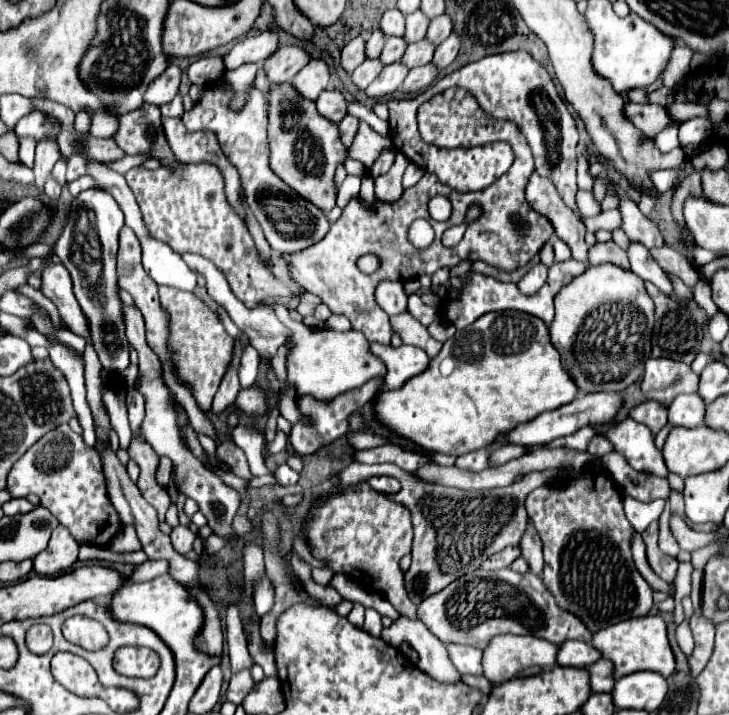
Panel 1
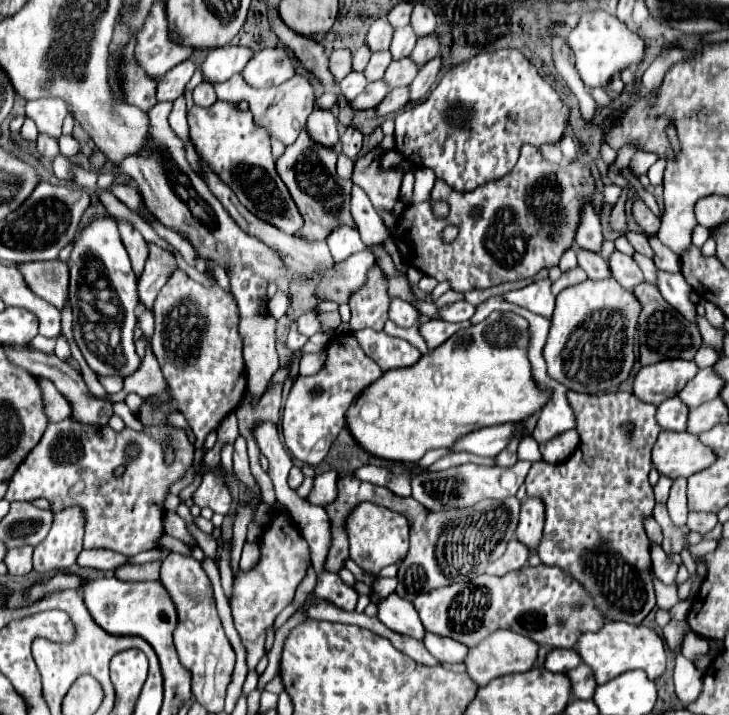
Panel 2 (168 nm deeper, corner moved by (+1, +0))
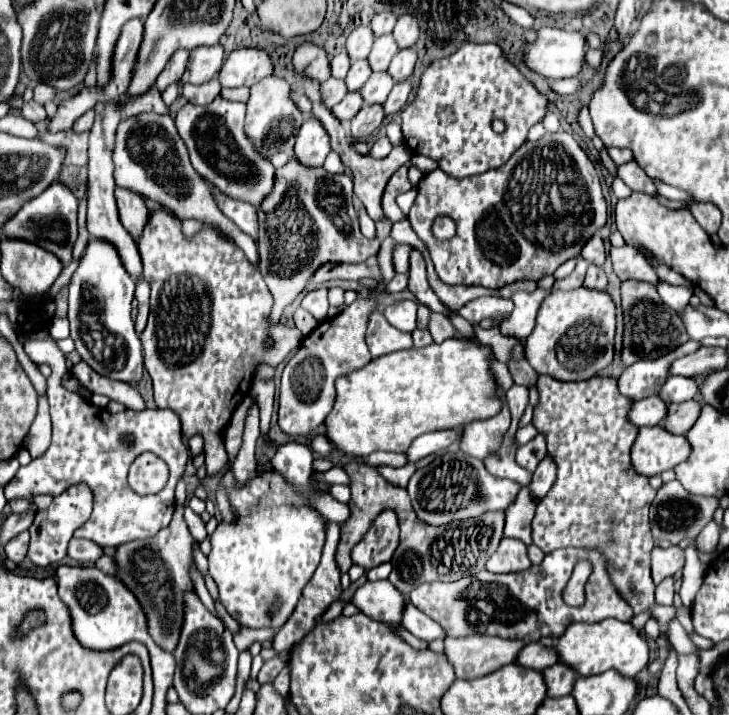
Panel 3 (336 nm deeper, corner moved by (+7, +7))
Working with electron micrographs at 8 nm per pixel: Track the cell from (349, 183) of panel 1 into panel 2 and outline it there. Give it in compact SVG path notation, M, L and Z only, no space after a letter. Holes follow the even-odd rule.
M353 185L351 191L351 217L361 233L361 241L367 247L371 247L373 243L383 243L389 237L387 225L383 223L375 207L371 207L367 193L359 185Z

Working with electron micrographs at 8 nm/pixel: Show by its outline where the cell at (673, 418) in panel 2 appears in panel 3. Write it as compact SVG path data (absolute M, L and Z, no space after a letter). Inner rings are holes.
M651 396L645 400L637 400L631 404L629 410L629 422L635 424L637 428L641 426L657 426L665 420L667 406L659 396Z

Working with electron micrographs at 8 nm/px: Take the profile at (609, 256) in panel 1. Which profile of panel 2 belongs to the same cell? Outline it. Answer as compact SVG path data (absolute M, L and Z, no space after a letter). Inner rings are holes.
M613 251L611 257L609 257L609 267L611 267L611 275L625 287L625 289L633 289L635 285L639 285L643 281L643 273L641 269L637 267L637 263L629 257L629 255L623 255L621 251Z

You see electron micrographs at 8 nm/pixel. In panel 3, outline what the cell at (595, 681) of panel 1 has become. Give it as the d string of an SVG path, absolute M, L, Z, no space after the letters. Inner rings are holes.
M561 662L549 666L543 670L543 678L545 678L545 686L547 686L547 696L553 698L561 698L571 694L573 682L575 682L575 674Z

